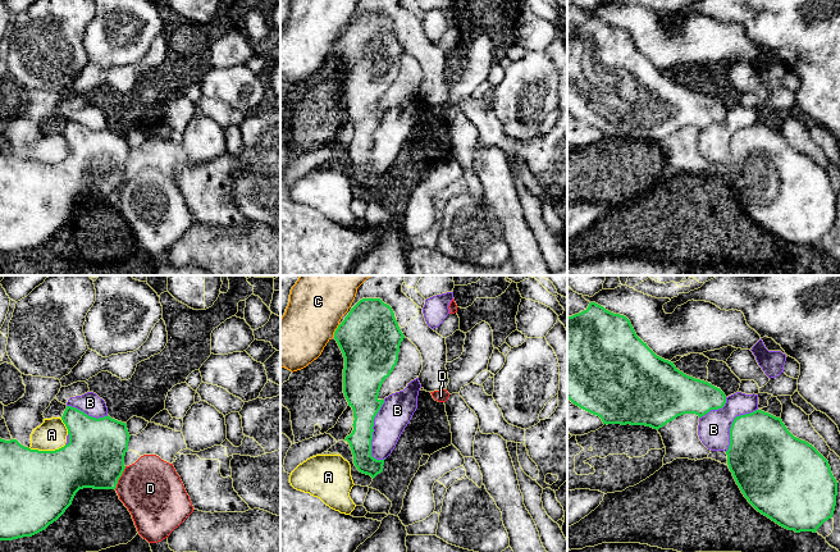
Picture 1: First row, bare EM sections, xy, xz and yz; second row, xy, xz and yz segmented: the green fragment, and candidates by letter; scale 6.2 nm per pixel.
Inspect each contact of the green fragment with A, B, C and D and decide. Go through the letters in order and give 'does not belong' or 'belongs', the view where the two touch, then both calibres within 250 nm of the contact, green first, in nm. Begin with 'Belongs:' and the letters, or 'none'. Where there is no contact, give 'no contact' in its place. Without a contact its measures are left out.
Belongs: none
A: does not belong; meets green in xy; 460 nm thick on the green side, 190 nm on the other
B: does not belong; meets green in xz; 200 nm thick on the green side, 200 nm on the other
C: does not belong; meets green in xz; 400 nm thick on the green side, 360 nm on the other
D: does not belong; meets green in xy; 380 nm thick on the green side, 380 nm on the other

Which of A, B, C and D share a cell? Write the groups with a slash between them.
A B / C / D

